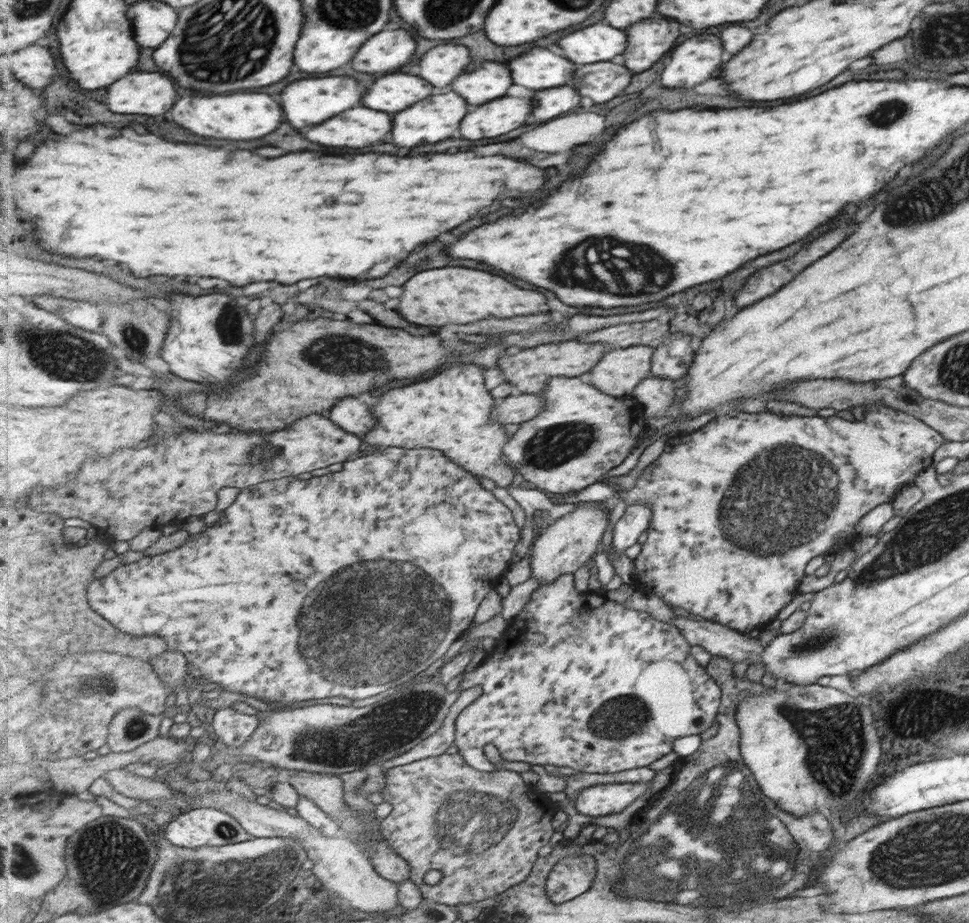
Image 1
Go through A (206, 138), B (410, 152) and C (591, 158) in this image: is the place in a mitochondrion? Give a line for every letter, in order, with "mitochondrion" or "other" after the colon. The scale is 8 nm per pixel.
A: other
B: other
C: other

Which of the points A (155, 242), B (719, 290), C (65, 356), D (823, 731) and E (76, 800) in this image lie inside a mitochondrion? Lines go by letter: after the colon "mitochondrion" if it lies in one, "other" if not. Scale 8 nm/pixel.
A: other
B: other
C: mitochondrion
D: mitochondrion
E: other

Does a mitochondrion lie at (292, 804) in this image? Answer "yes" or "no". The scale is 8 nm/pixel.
no

